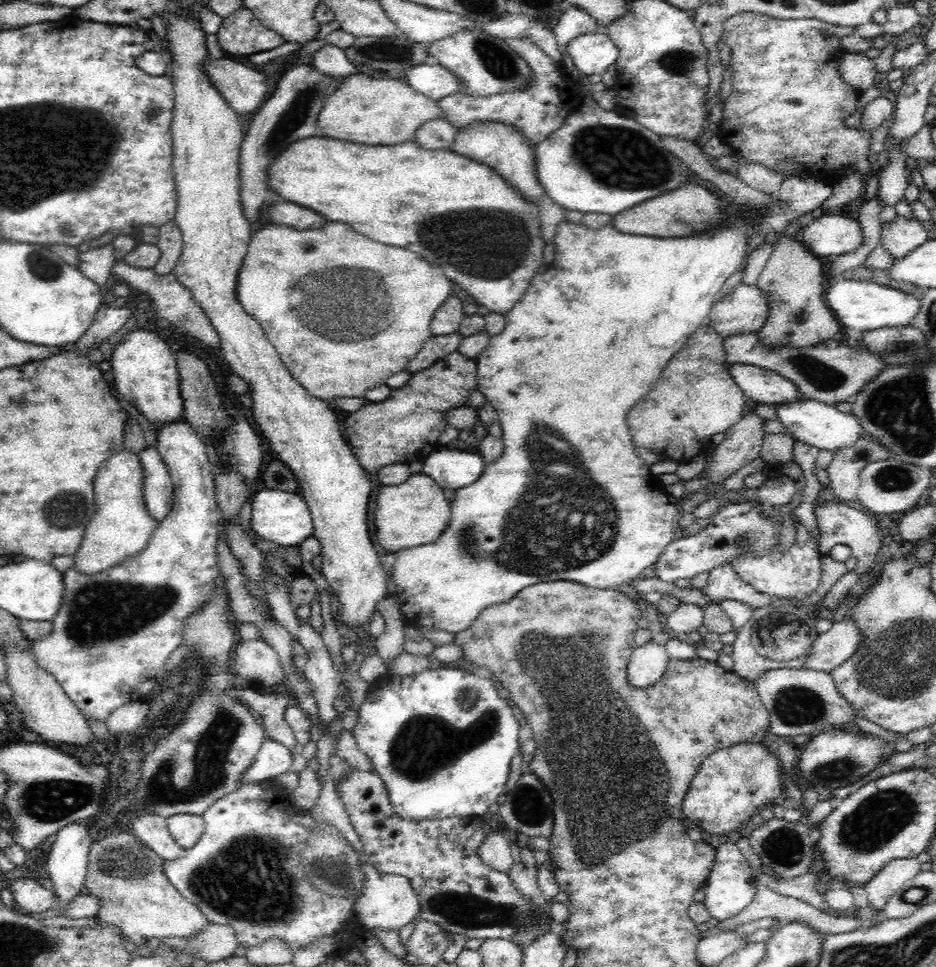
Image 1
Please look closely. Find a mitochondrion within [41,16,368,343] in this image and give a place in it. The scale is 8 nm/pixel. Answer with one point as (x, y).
(295, 120)

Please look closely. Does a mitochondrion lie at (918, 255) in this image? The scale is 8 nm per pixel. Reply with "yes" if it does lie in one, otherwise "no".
no

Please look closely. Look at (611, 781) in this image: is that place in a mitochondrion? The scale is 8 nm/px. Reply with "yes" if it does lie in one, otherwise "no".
yes

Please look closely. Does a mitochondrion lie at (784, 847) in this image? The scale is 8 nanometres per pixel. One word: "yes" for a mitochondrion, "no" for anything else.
yes

